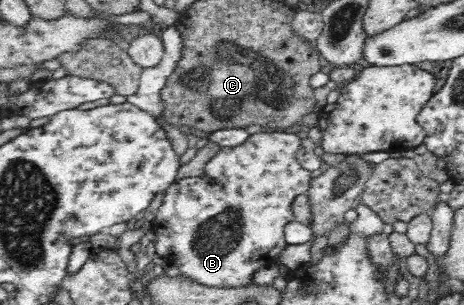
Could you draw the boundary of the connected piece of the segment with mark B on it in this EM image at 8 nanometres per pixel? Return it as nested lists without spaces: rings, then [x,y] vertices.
[[[292,130],[276,131],[275,133],[255,133],[247,138],[245,143],[237,147],[223,147],[219,153],[213,155],[209,161],[204,165],[204,173],[216,182],[209,182],[203,176],[183,177],[183,179],[176,179],[163,193],[163,201],[158,208],[154,221],[152,223],[152,230],[155,232],[155,251],[157,255],[165,258],[172,263],[180,265],[181,274],[195,279],[203,285],[211,287],[237,287],[237,285],[247,285],[251,282],[252,275],[259,269],[263,268],[264,261],[273,259],[273,257],[280,255],[280,253],[287,247],[287,242],[284,236],[284,231],[287,224],[295,221],[295,214],[292,210],[292,205],[297,196],[301,193],[307,193],[311,187],[311,172],[307,171],[303,166],[297,162],[297,151],[299,151],[301,140]]]

